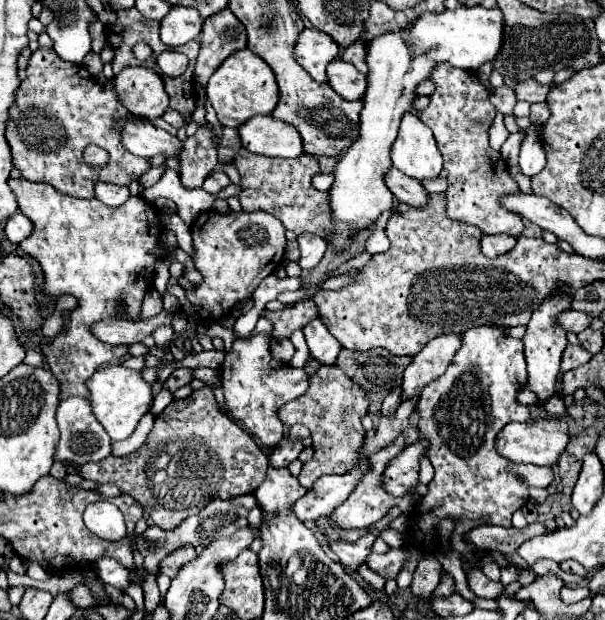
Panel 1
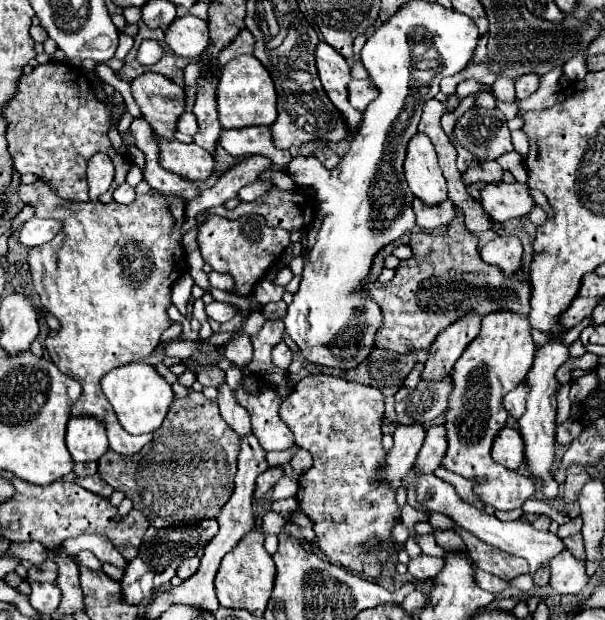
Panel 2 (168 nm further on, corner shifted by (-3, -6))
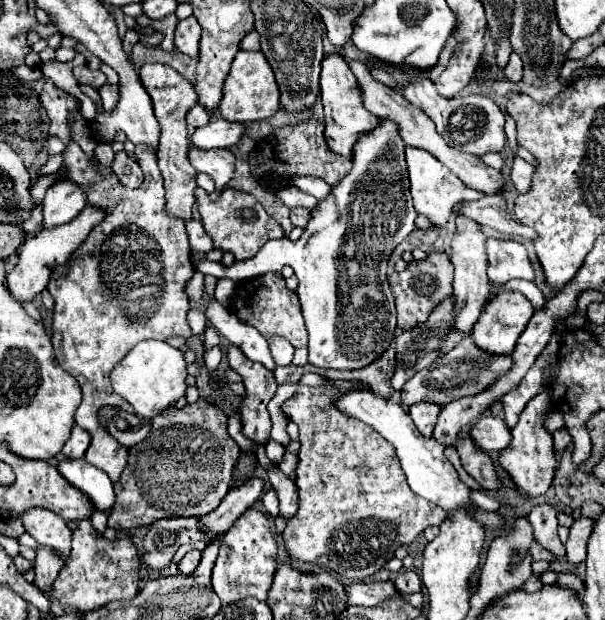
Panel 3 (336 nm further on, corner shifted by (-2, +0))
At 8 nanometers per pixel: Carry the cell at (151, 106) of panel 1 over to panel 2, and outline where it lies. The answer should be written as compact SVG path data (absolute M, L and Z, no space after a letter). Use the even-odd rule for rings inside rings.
M147 71L131 81L131 93L151 129L159 137L173 139L177 117L185 109L183 89L171 79Z

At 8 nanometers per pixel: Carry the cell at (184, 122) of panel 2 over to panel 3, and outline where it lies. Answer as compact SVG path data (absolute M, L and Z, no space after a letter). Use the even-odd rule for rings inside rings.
M194 105L190 111L188 111L188 125L194 125L194 127L202 127L210 123L210 113L202 107L202 105Z

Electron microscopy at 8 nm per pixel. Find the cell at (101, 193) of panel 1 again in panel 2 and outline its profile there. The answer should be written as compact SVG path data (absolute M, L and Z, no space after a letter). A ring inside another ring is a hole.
M123 183L123 187L117 187L113 191L113 199L115 203L121 203L121 205L127 205L127 203L133 203L135 201L135 189L127 183Z

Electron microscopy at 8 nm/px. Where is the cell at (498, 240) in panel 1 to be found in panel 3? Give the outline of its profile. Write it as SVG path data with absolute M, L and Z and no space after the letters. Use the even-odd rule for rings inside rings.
M488 239L488 273L490 273L490 299L498 293L498 289L514 279L534 279L534 269L528 259L526 247L518 241L500 241Z

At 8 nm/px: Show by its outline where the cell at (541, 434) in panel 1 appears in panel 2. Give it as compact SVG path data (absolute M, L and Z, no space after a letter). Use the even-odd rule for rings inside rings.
M503 427L503 431L499 431L499 435L493 441L491 455L497 463L505 465L507 469L519 469L521 465L527 463L525 443L519 431L513 427Z

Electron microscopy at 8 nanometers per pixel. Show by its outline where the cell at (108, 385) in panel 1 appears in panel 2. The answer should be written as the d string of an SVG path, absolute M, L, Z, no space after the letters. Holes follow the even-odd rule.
M131 363L109 371L101 379L101 389L111 403L121 427L131 435L155 431L163 423L167 409L175 397L171 385L153 369L153 365L147 363Z

